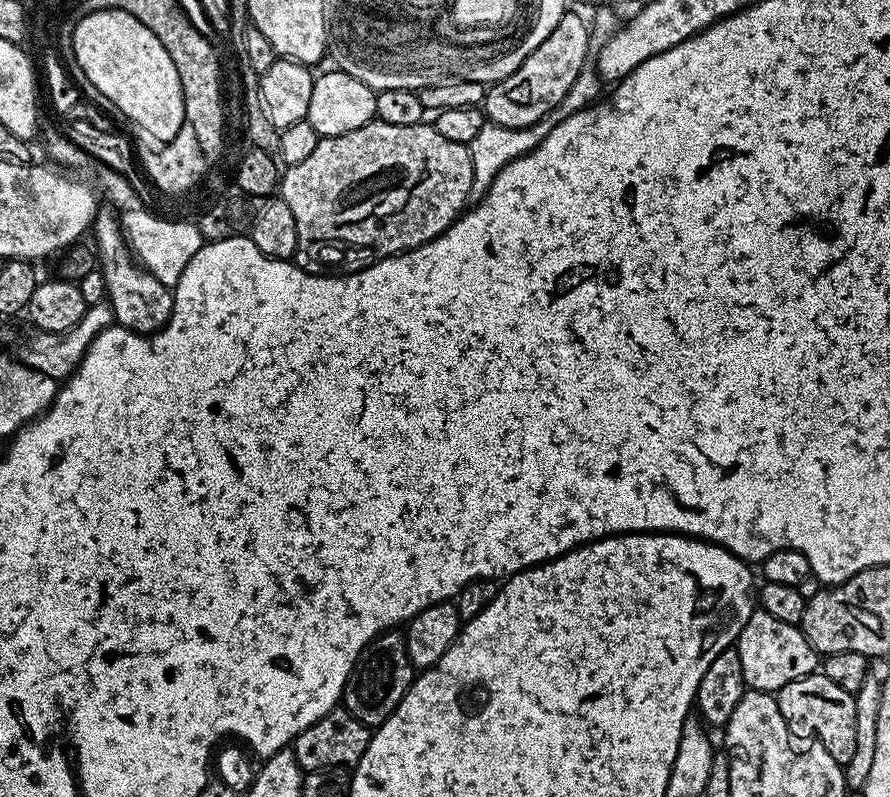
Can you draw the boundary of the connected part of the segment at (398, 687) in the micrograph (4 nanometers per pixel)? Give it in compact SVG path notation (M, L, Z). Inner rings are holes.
M384 630L364 647L356 659L350 678L344 687L343 707L363 724L379 726L394 714L398 702L410 690L414 679L414 669L406 654L406 642L403 631Z

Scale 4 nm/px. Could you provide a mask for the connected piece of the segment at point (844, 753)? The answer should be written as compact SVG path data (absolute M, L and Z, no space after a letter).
M822 674L803 676L794 682L786 682L780 691L775 693L778 710L782 710L782 718L786 718L786 726L793 737L812 736L815 743L821 744L841 766L850 762L854 755L854 714L856 713L855 695L840 689L835 682L830 682Z

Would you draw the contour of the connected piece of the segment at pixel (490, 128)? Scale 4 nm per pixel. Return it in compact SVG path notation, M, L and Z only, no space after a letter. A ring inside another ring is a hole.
M586 66L578 74L574 86L570 86L566 98L562 98L562 102L555 110L534 126L529 128L510 128L486 122L482 126L482 130L478 130L478 138L474 138L474 142L468 145L468 153L472 159L472 169L474 170L474 178L472 179L473 193L483 194L492 185L494 178L503 168L510 162L522 158L527 152L534 151L542 142L542 138L546 138L546 134L550 134L550 130L554 126L558 126L558 122L570 118L570 114L580 112L584 108L595 105L602 96L600 88L602 89L602 81L598 73L596 73L595 67Z

